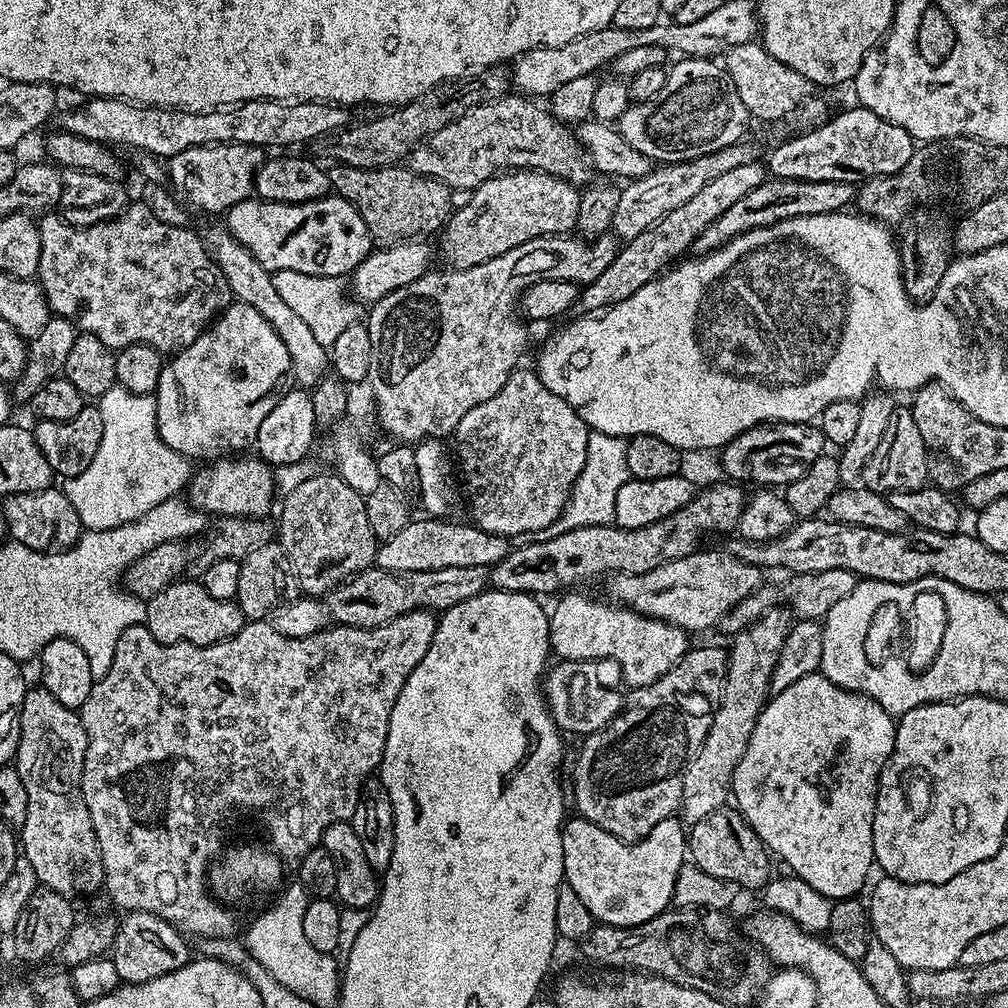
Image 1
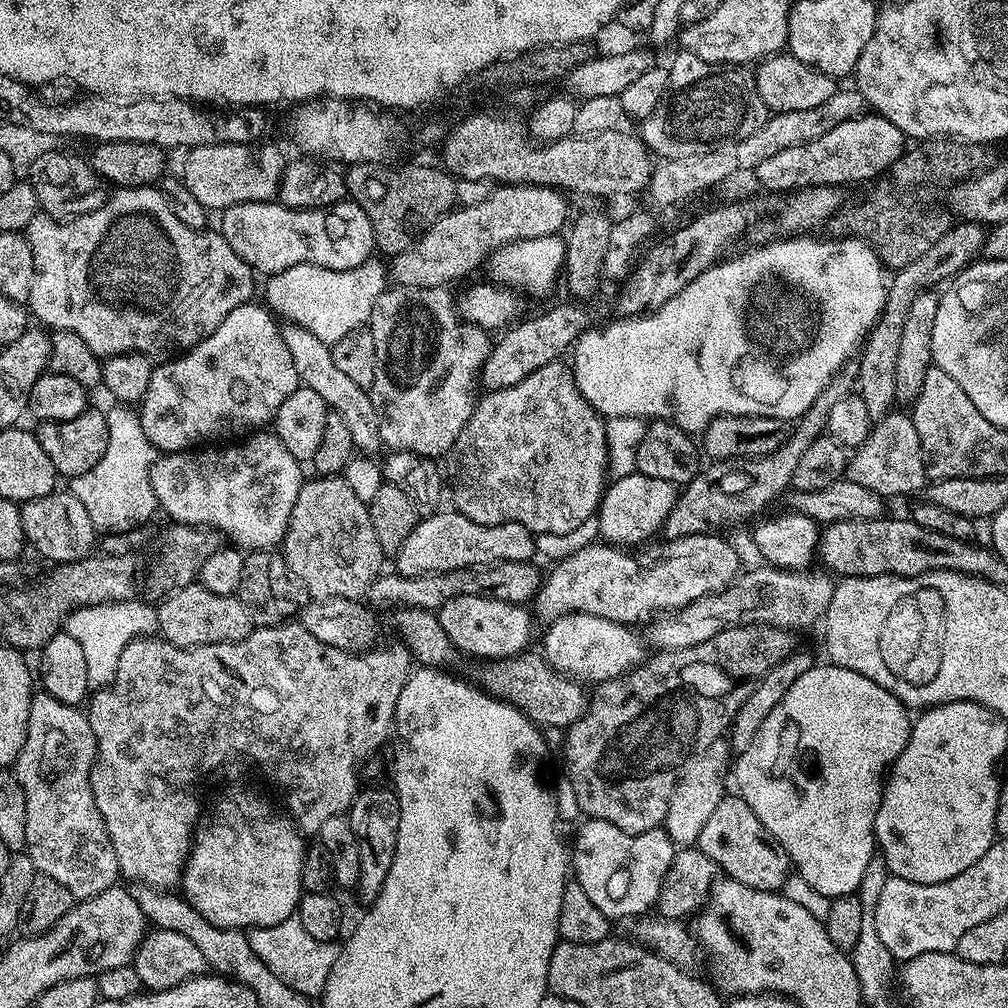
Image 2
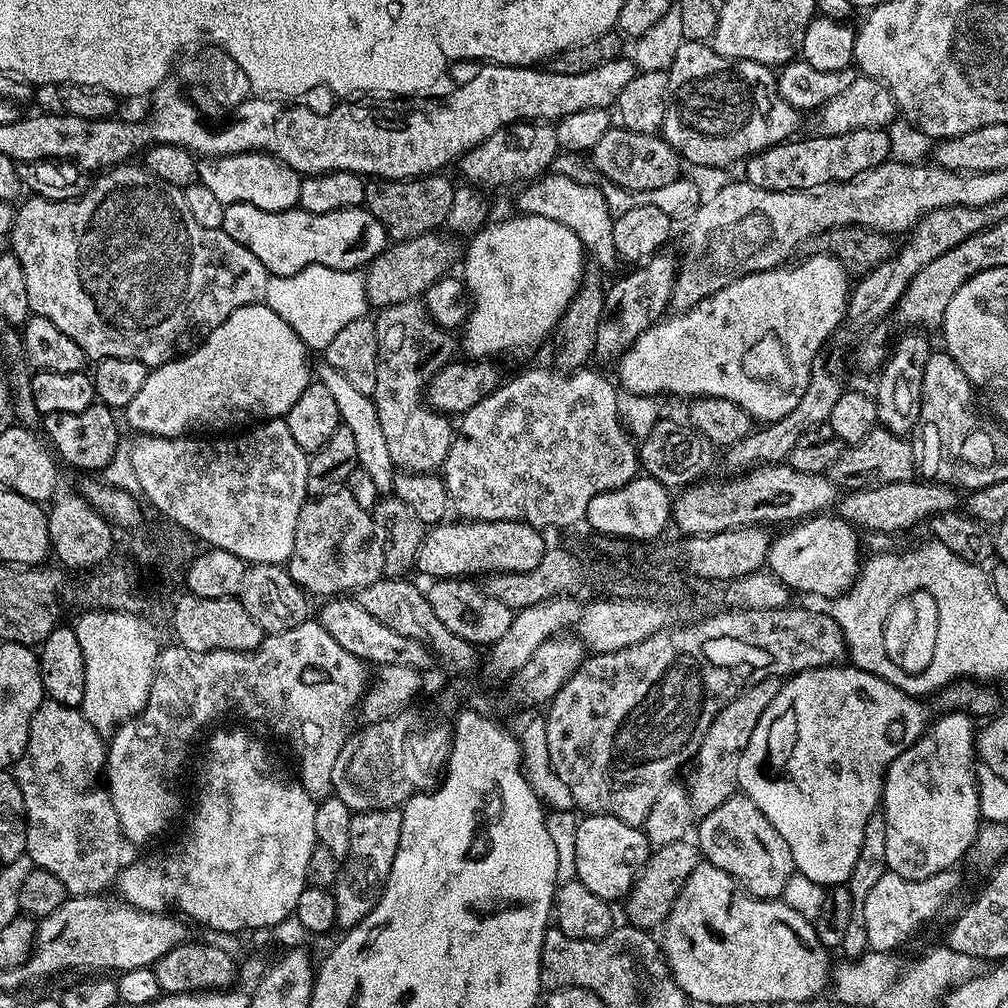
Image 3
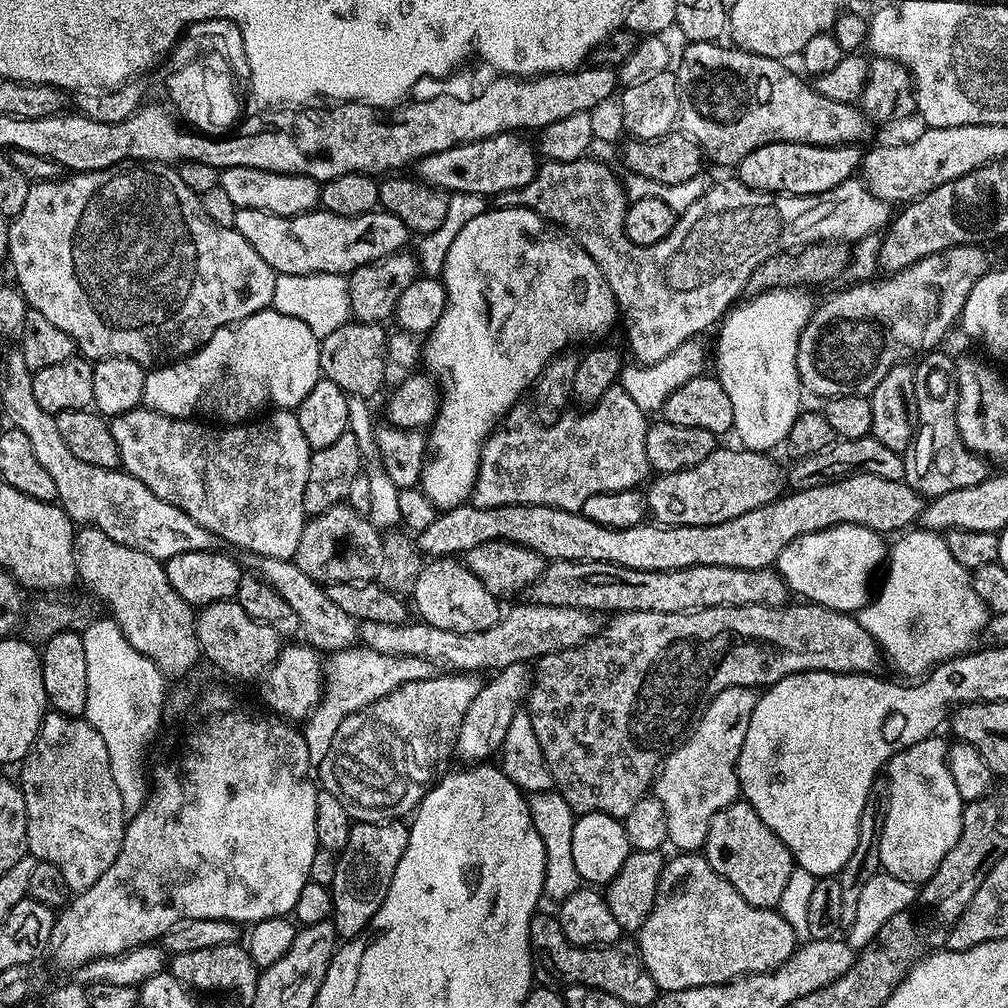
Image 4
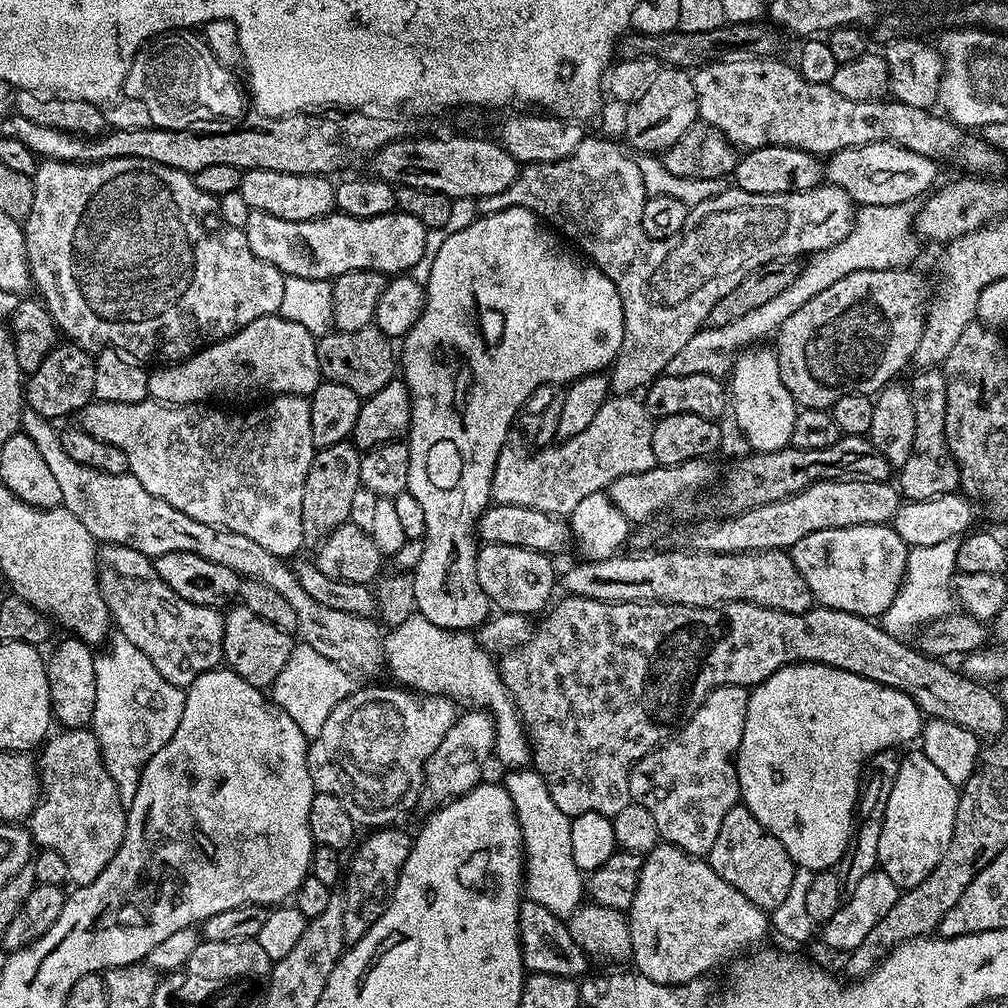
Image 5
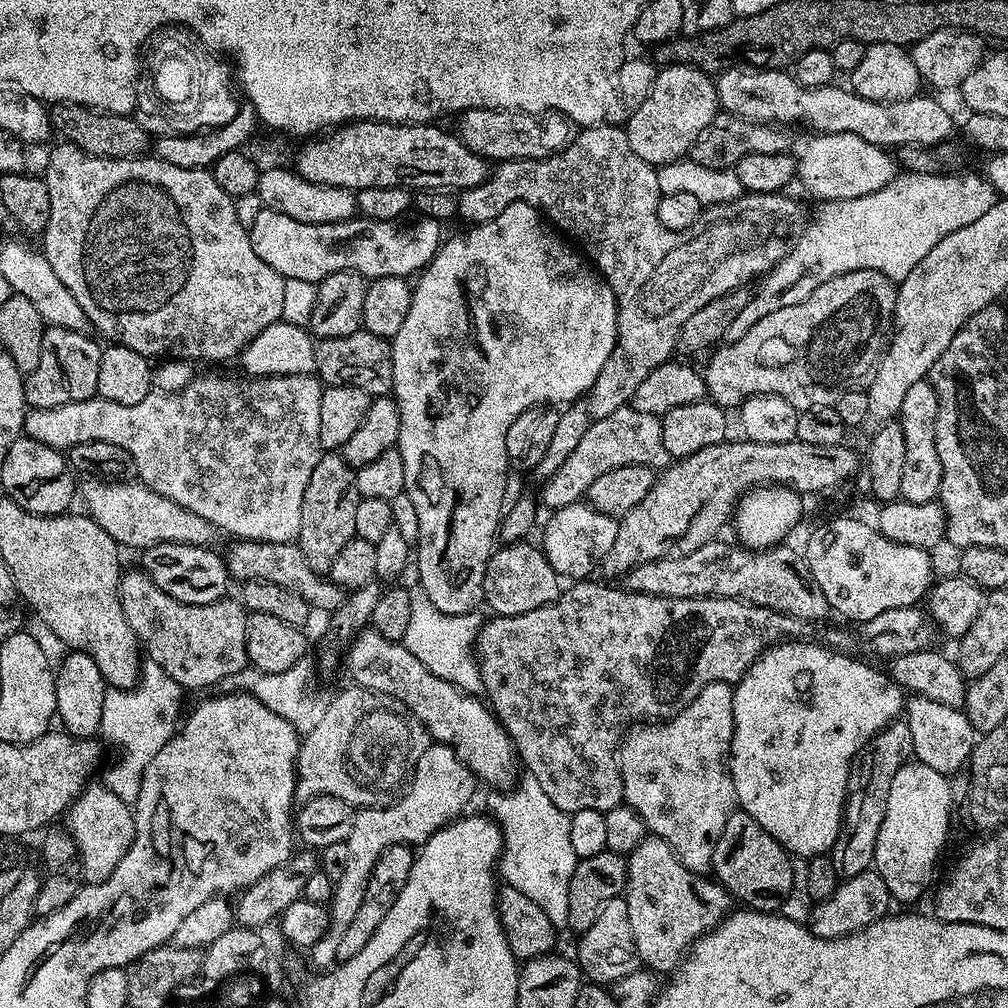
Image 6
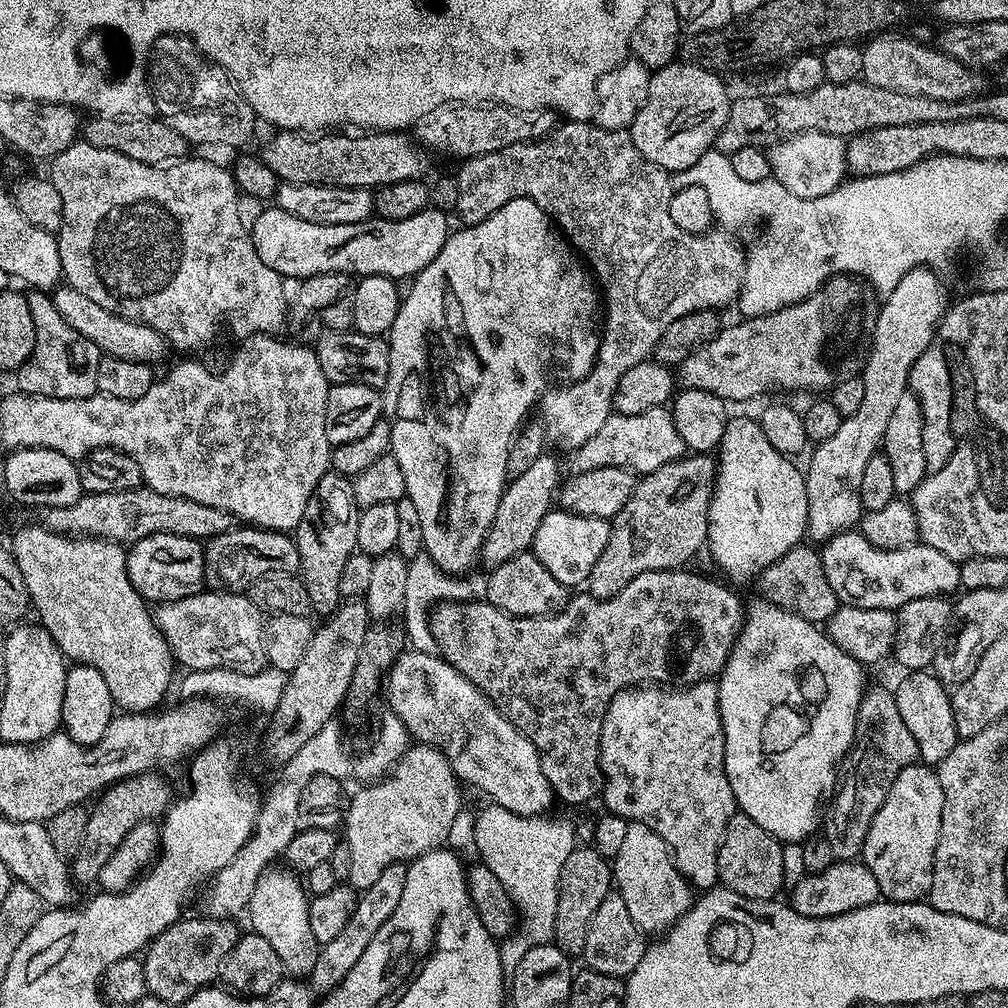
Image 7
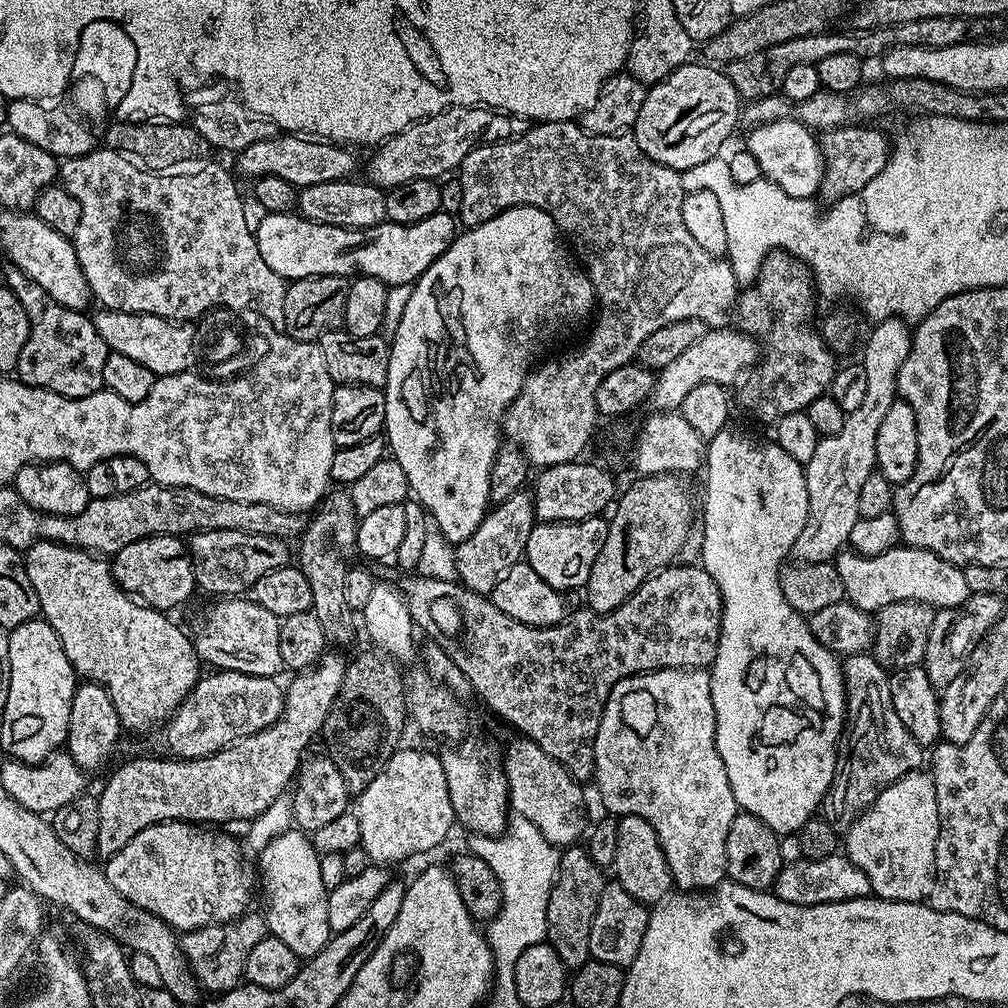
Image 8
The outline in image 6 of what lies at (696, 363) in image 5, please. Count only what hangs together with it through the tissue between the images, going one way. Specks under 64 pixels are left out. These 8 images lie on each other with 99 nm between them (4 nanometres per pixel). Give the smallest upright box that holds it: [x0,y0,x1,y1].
[728,172,998,341]

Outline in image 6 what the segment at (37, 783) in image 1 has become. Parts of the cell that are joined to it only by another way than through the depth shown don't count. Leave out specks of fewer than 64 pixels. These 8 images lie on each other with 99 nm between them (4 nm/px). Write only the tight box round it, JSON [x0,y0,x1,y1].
[66,782,136,884]

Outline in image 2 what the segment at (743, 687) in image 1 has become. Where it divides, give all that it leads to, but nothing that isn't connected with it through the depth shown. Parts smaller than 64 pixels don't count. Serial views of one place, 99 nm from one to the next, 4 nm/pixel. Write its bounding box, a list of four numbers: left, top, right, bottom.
[663,739,730,846]

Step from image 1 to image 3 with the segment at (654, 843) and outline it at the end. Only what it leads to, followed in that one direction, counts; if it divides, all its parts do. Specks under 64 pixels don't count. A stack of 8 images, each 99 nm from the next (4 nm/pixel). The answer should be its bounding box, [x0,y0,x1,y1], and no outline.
[576,814,650,902]

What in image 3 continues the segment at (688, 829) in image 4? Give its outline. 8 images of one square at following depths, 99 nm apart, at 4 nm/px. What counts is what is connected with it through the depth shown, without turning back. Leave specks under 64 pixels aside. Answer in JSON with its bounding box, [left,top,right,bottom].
[686,676,782,814]

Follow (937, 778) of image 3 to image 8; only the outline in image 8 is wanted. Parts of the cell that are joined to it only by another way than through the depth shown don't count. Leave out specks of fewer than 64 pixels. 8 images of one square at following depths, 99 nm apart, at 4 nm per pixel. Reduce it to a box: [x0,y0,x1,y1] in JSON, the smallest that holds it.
[842,771,940,901]

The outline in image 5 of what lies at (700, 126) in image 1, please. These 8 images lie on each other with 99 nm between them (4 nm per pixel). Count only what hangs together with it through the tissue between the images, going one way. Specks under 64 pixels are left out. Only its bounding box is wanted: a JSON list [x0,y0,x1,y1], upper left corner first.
[691,58,1005,178]

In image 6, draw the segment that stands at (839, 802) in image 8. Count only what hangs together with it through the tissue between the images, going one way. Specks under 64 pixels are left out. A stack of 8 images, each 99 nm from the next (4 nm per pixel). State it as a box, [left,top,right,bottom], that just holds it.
[830,722,912,879]

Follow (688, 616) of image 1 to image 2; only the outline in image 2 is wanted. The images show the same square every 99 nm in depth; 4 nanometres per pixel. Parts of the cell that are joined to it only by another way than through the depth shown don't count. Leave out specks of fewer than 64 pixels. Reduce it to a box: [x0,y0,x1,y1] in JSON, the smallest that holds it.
[534,532,741,626]

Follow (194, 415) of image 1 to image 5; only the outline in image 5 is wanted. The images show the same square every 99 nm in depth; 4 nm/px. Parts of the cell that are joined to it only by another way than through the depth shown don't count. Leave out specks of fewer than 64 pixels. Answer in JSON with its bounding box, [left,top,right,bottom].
[148,315,322,404]

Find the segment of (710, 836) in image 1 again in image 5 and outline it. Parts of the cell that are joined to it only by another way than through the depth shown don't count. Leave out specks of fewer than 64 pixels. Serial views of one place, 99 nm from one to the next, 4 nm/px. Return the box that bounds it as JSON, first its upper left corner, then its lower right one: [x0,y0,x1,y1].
[706,806,797,910]

